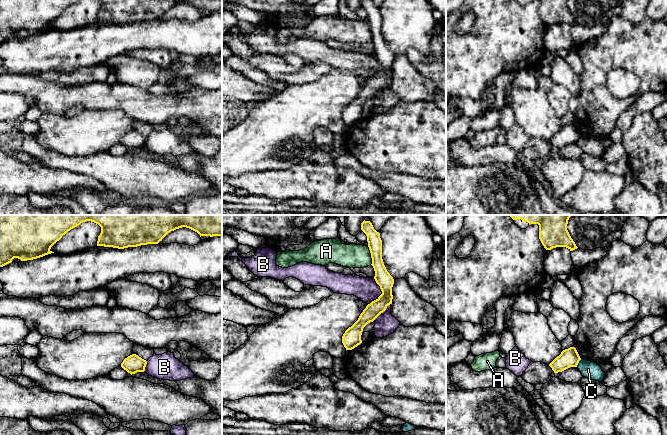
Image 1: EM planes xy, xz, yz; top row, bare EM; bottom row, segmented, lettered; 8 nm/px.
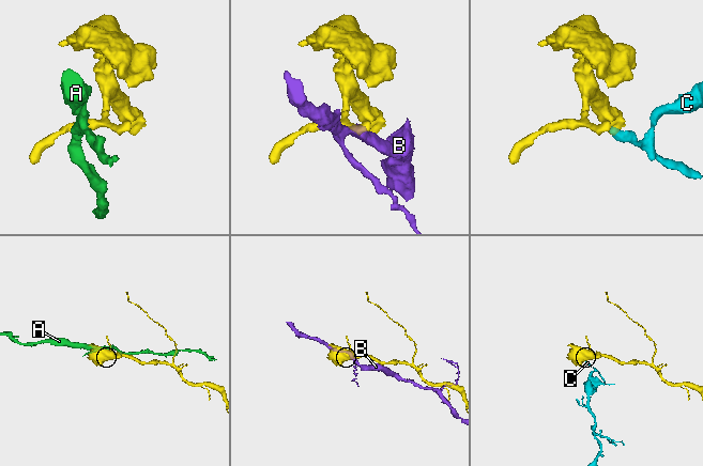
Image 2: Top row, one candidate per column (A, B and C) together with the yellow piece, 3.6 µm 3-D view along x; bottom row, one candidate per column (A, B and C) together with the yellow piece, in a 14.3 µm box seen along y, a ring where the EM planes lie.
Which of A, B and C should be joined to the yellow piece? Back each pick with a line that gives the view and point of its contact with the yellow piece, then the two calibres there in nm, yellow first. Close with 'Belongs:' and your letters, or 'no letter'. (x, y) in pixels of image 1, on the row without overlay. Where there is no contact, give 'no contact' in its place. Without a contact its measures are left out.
Belongs: no letter

